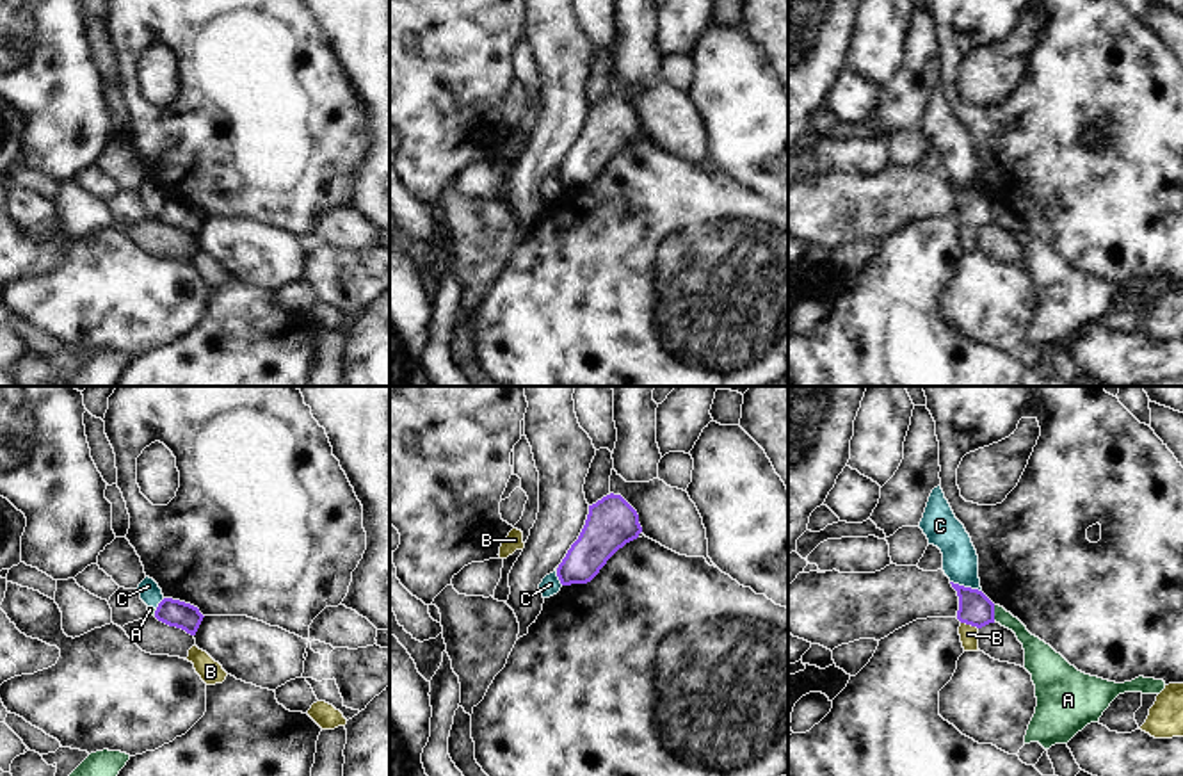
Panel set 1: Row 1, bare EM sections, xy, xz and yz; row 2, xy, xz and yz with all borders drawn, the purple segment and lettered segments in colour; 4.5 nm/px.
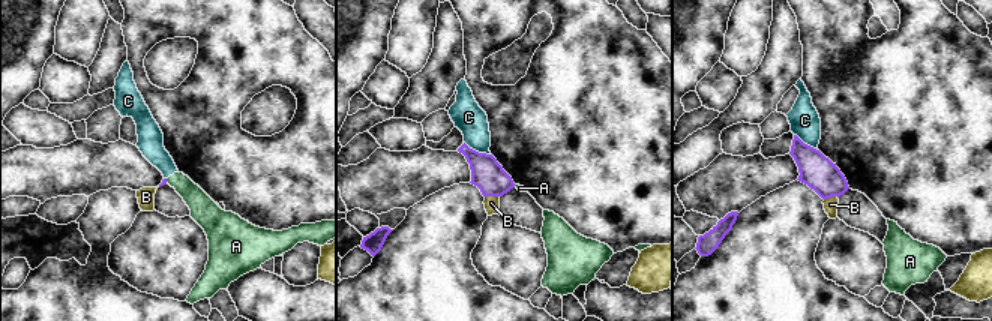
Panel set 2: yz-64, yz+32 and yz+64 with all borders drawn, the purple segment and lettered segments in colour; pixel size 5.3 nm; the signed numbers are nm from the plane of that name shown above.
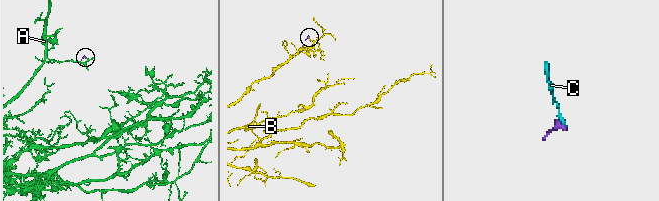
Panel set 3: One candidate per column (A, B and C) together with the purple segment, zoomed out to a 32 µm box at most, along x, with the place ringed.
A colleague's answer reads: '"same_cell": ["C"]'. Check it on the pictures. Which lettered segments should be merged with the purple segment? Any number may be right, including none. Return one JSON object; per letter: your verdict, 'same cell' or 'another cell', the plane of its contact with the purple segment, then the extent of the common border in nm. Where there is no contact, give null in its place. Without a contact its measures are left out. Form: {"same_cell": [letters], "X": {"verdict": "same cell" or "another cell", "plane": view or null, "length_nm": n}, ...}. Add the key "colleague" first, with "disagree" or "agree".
{"colleague": "disagree", "same_cell": [], "A": {"verdict": "another cell", "plane": "yz", "length_nm": 70}, "B": {"verdict": "another cell", "plane": "yz", "length_nm": 90}, "C": {"verdict": "another cell", "plane": "yz", "length_nm": 150}}

